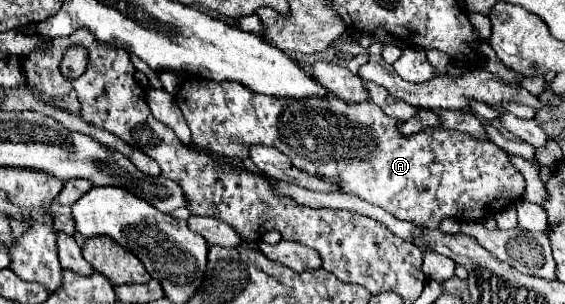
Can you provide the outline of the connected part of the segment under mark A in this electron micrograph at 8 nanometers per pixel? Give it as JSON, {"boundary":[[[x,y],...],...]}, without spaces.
{"boundary":[[[202,78],[186,80],[176,92],[176,100],[192,130],[192,142],[198,148],[224,156],[226,160],[240,162],[249,157],[248,150],[252,144],[276,146],[298,170],[328,180],[344,194],[358,196],[384,208],[394,218],[412,222],[420,228],[434,230],[444,218],[454,218],[458,222],[490,218],[524,194],[524,176],[510,164],[506,152],[494,142],[480,142],[456,130],[432,130],[404,136],[398,130],[402,120],[388,118],[370,100],[346,102],[336,96],[302,100],[272,98],[268,94],[256,94],[238,82],[210,82]]]}

